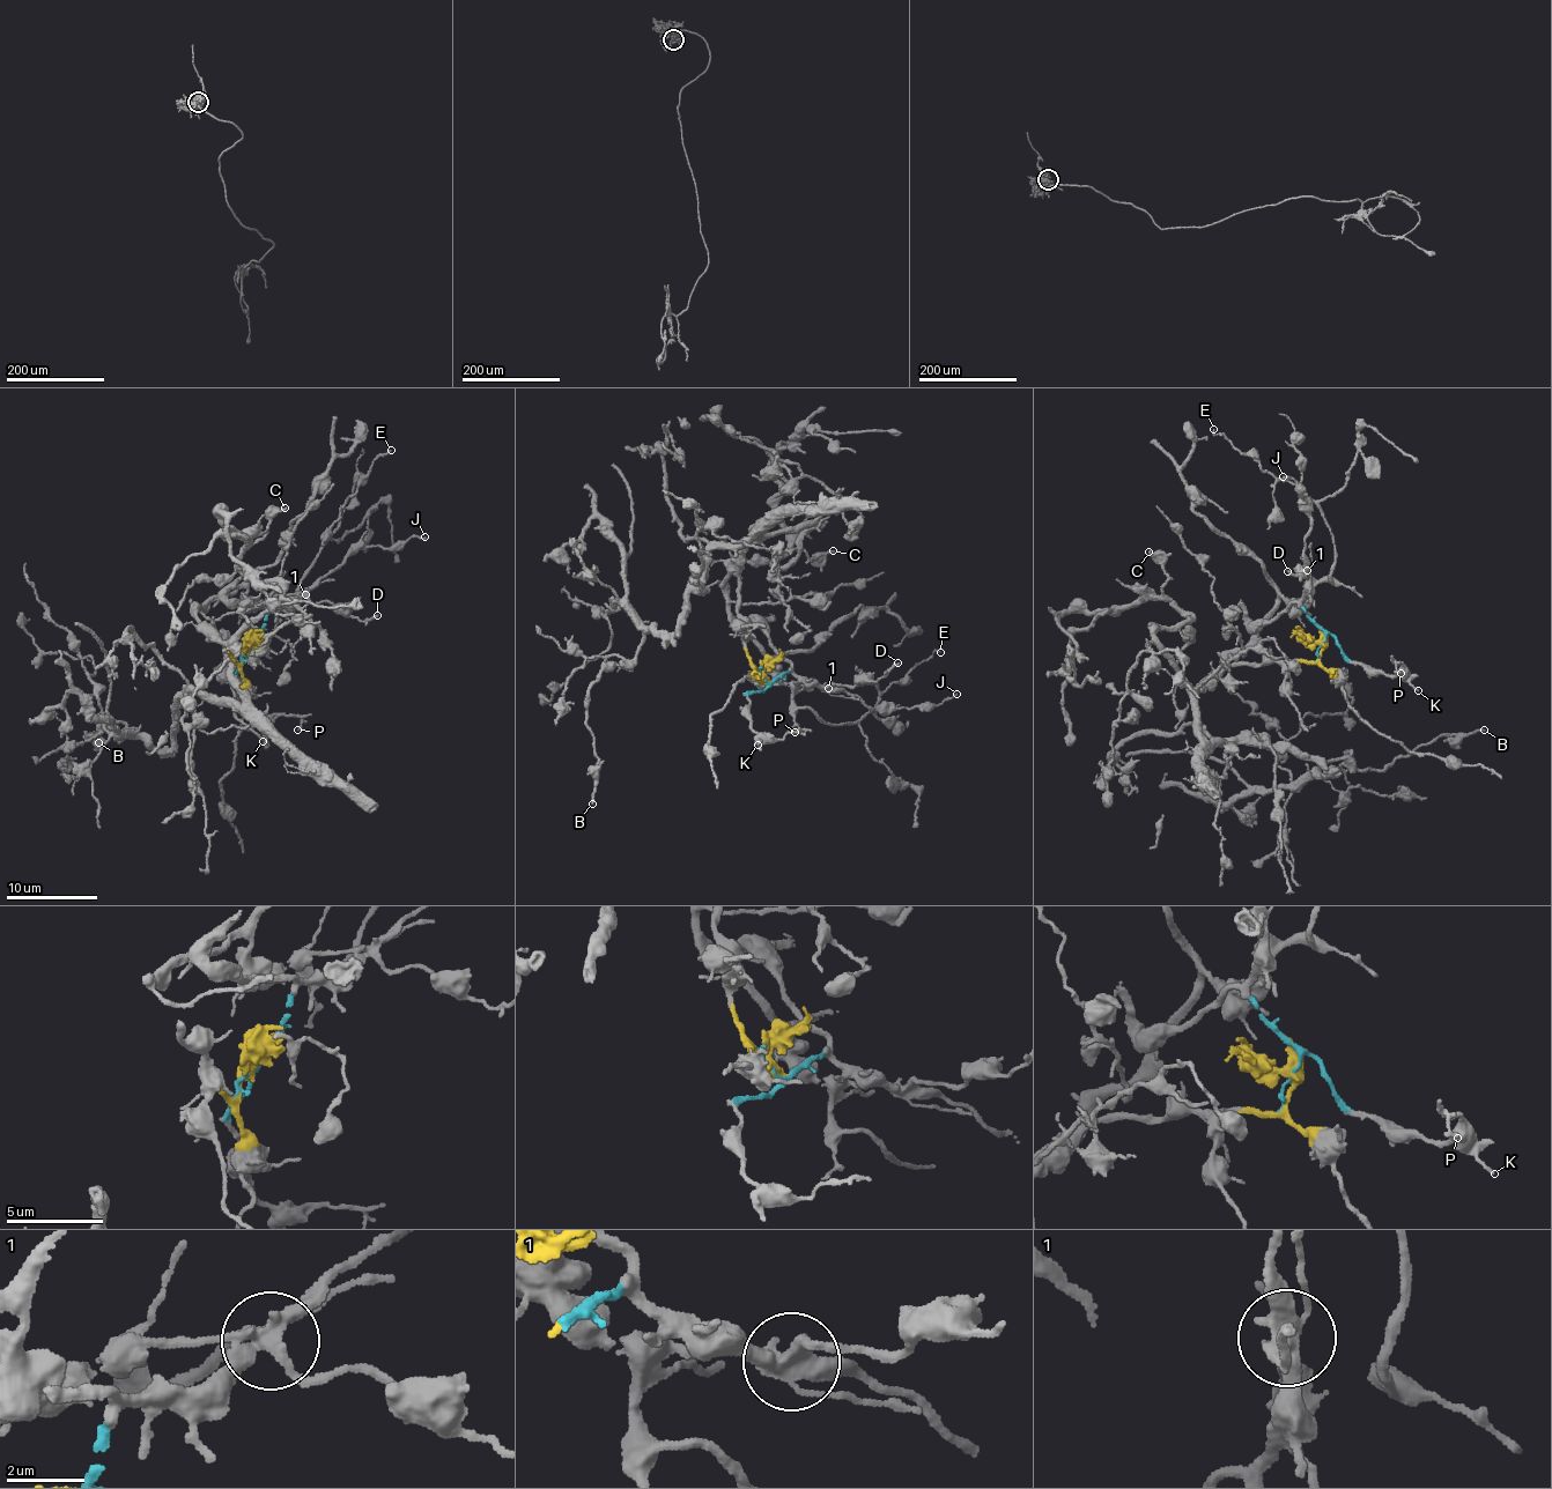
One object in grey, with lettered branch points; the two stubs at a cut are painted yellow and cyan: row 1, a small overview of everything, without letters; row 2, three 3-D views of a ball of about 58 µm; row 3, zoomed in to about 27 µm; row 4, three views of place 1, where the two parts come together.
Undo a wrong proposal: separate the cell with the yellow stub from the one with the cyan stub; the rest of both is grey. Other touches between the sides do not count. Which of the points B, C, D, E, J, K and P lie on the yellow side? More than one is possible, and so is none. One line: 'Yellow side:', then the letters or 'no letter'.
Yellow side: B, C, E

